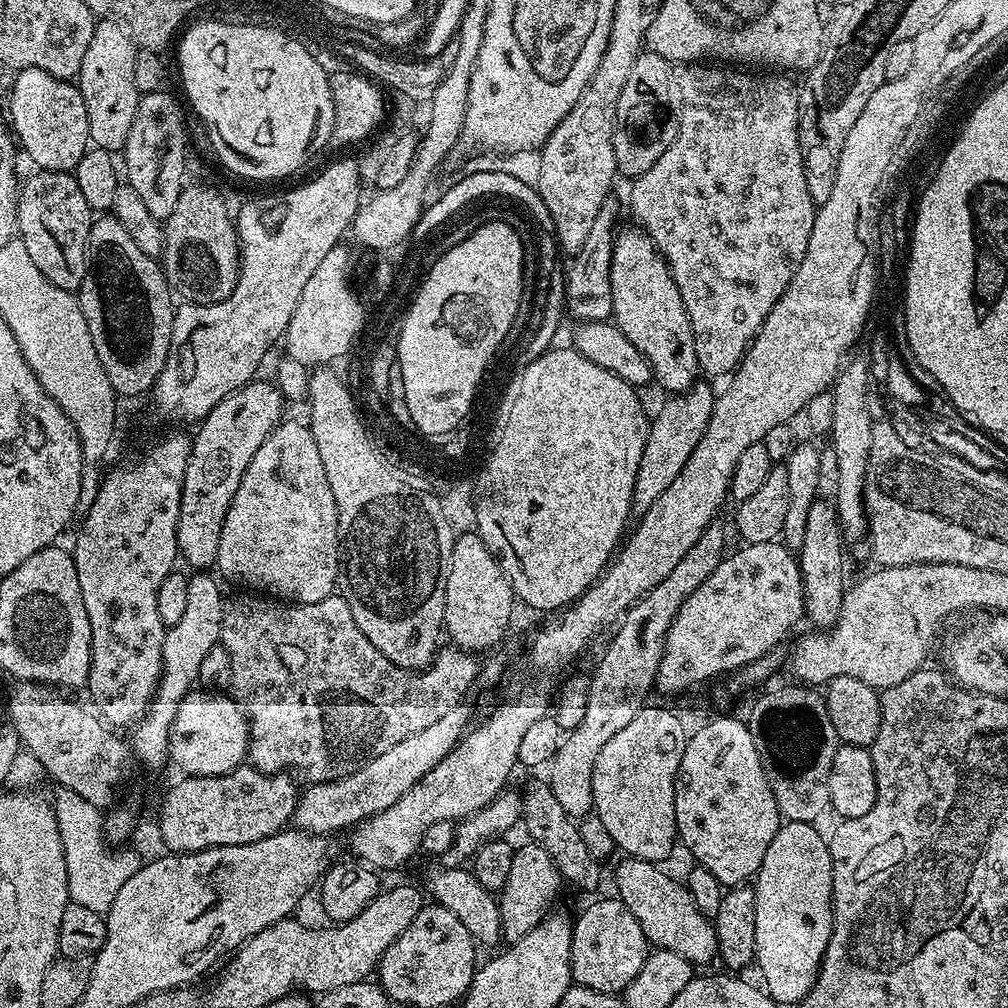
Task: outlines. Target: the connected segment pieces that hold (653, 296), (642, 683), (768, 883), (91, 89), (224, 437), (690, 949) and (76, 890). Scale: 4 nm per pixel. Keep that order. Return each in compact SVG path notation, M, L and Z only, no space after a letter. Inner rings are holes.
M631 227L625 232L617 231L613 242L613 258L610 266L611 319L618 326L618 330L622 330L626 338L630 338L630 343L638 346L638 350L652 367L655 383L660 383L668 394L683 393L691 388L701 375L698 354L694 350L694 334L690 326L690 318L686 314L682 294L668 270L668 263L657 250L656 243L639 227Z
M716 527L705 528L698 538L698 542L694 542L694 546L690 546L690 550L686 550L686 554L678 562L678 566L674 566L674 570L670 570L670 574L666 574L666 578L662 578L662 582L658 586L654 586L654 590L646 593L641 600L637 600L624 613L618 627L611 633L611 635L613 634L612 641L605 646L604 653L601 654L600 661L596 664L596 669L591 669L592 681L586 698L586 718L582 718L582 722L578 722L576 729L565 735L562 746L558 746L558 754L554 754L552 759L550 765L552 773L546 776L546 783L554 790L554 798L558 798L558 803L562 805L562 810L566 810L568 816L583 818L593 811L594 762L598 762L598 754L602 754L602 746L606 746L606 742L610 742L610 738L614 738L614 734L619 734L649 703L648 691L650 693L653 691L658 666L664 657L664 643L668 627L674 622L682 602L686 602L686 598L690 594L694 594L694 590L698 590L698 586L702 586L702 582L706 582L706 578L710 578L710 574L724 559L726 555L724 532Z
M793 820L781 823L774 834L774 842L766 846L766 858L754 877L756 889L755 967L760 967L763 987L777 1005L799 1005L811 990L824 961L824 951L832 933L832 859L828 853L827 839L812 824Z
M101 19L94 30L94 38L90 38L90 46L82 58L78 87L86 102L88 115L88 139L97 148L105 148L107 152L116 154L123 149L128 141L130 126L134 122L134 114L138 110L138 102L142 93L134 82L134 58L138 49L132 43L132 37L115 20Z
M253 379L251 384L222 398L222 402L210 410L208 417L199 421L195 429L197 432L192 436L192 449L182 482L176 535L179 555L192 570L208 570L215 565L218 542L222 538L222 522L226 518L226 510L230 510L234 494L238 494L242 474L246 474L250 458L258 454L258 446L266 442L285 415L286 401L280 395L280 389L275 383L268 381L267 384L260 379Z
M624 858L621 861L616 868L615 895L626 906L626 910L630 910L634 918L638 918L638 926L642 926L642 934L648 939L649 945L657 949L665 948L674 954L689 958L695 957L695 952L702 951L707 944L709 947L714 936L713 929L706 917L698 910L698 906L694 906L694 898L690 894L687 883L680 881L679 884L674 877L667 876L660 869L663 867L657 866L653 861L635 858Z
M57 787L54 795L54 807L56 810L56 821L60 827L60 835L64 838L64 857L66 858L66 874L68 875L68 898L69 901L86 910L106 914L126 878L130 878L140 869L142 857L136 852L111 852L109 841L104 834L104 816L101 809L95 808L82 794L76 794L74 790Z

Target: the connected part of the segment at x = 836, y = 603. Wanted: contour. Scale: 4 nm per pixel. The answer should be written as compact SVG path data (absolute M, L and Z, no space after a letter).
M817 498L806 514L806 535L798 550L800 573L804 582L804 614L813 629L831 630L840 617L846 591L844 547L844 531L840 528L835 503L831 499Z

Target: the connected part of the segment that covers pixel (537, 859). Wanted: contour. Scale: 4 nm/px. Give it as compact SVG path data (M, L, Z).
M524 842L521 848L514 851L514 863L510 865L510 878L506 878L506 886L498 893L500 906L500 935L505 941L511 942L522 938L534 926L538 926L549 915L552 903L560 892L562 877L550 854L537 844Z

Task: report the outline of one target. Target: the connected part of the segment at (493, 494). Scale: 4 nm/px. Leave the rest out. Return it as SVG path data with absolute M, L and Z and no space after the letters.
M571 346L565 348L553 347L544 352L536 360L523 365L511 381L512 397L510 406L504 413L504 430L500 440L500 449L490 466L490 474L484 475L482 490L474 498L477 510L476 532L482 538L484 545L491 550L494 558L500 564L500 569L512 587L513 597L517 601L532 606L539 614L563 610L569 604L575 604L587 588L592 587L600 579L608 567L625 535L624 523L630 520L632 495L634 494L635 476L638 474L639 463L642 462L643 447L646 446L649 417L644 417L644 408L640 405L640 396L633 385L618 378L610 370L602 370L602 366L594 366L590 358L582 358Z

